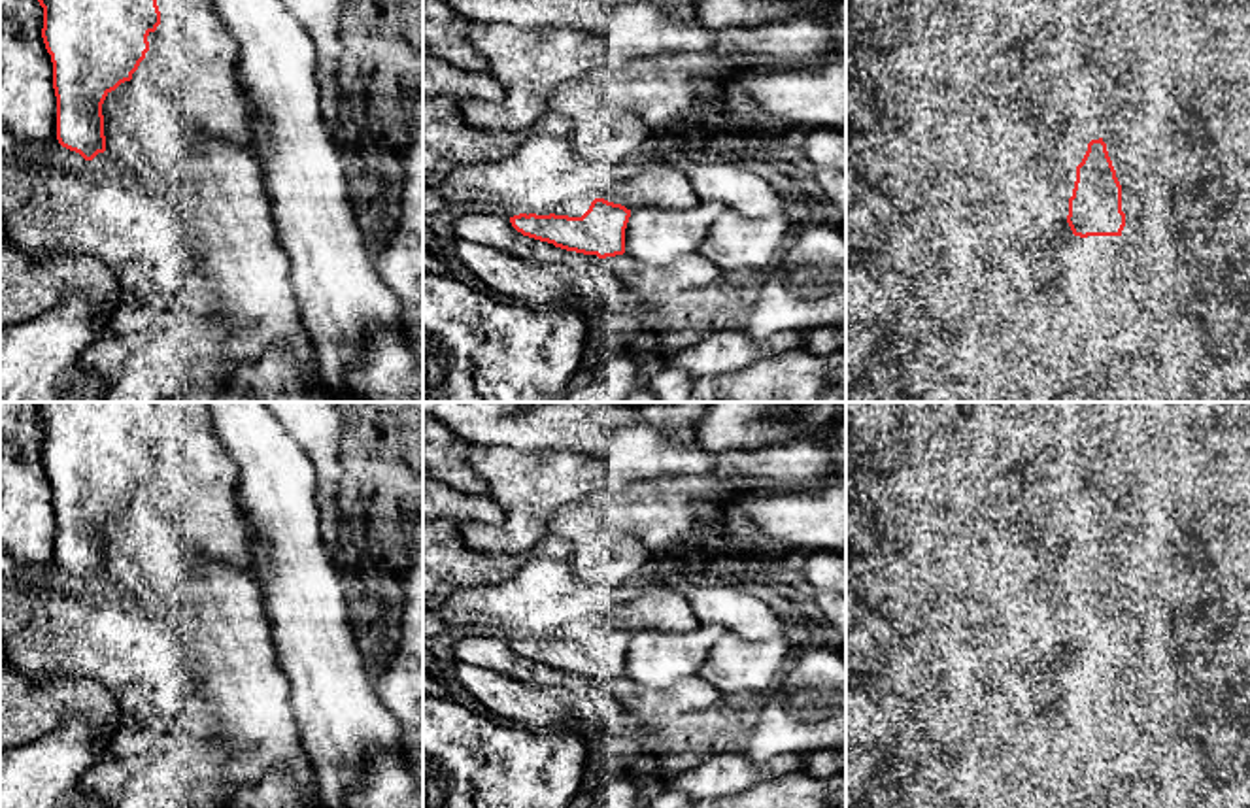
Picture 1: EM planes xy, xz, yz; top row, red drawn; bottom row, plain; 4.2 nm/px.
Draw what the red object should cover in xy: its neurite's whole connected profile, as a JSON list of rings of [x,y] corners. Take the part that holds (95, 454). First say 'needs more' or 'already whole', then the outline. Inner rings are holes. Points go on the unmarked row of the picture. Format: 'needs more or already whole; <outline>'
already whole; [[[40,402],[43,430],[42,461],[53,485],[57,519],[57,563],[93,583],[106,574],[102,527],[121,506],[130,504],[149,474],[147,459],[160,447],[151,406],[127,402]]]

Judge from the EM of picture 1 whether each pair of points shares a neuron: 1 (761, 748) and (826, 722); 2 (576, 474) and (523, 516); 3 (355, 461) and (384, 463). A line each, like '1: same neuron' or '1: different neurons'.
1: same neuron
2: same neuron
3: same neuron

